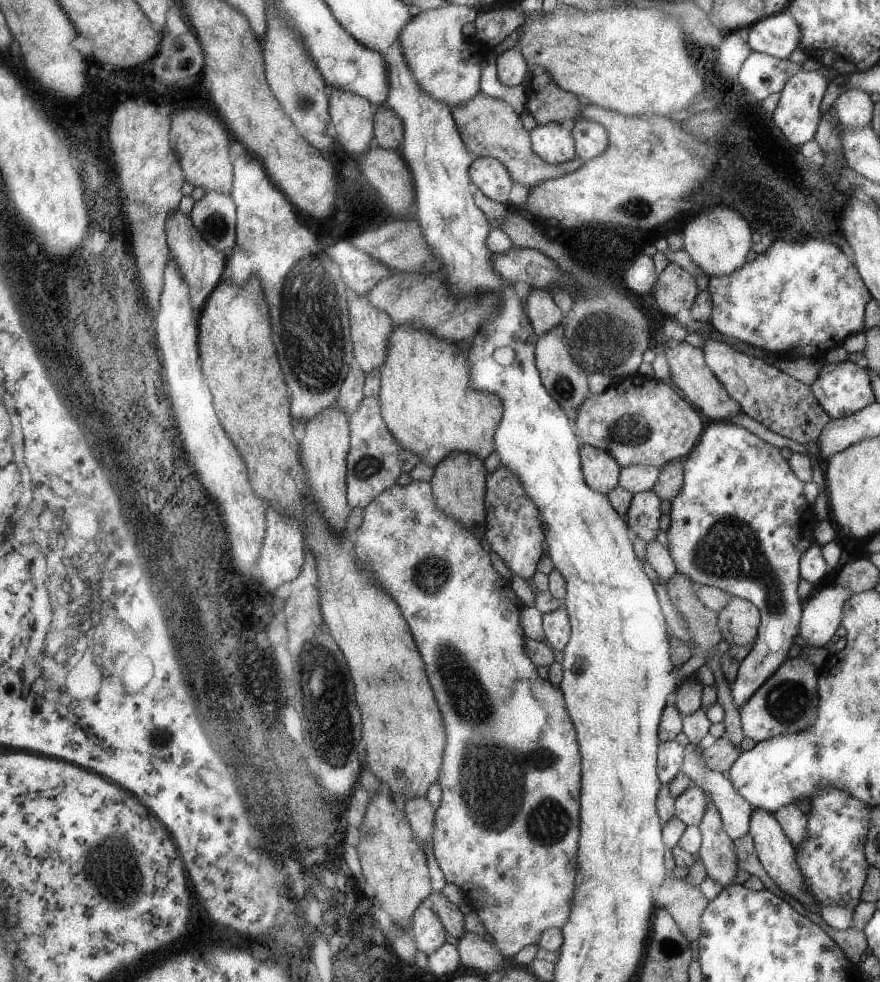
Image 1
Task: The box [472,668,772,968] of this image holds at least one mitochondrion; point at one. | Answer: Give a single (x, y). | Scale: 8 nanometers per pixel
(672, 948)

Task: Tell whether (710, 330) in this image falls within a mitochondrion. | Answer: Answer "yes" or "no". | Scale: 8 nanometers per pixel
no

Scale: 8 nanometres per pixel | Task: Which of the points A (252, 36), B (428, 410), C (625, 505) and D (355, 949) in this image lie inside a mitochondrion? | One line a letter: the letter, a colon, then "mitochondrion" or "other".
A: other
B: other
C: other
D: mitochondrion

